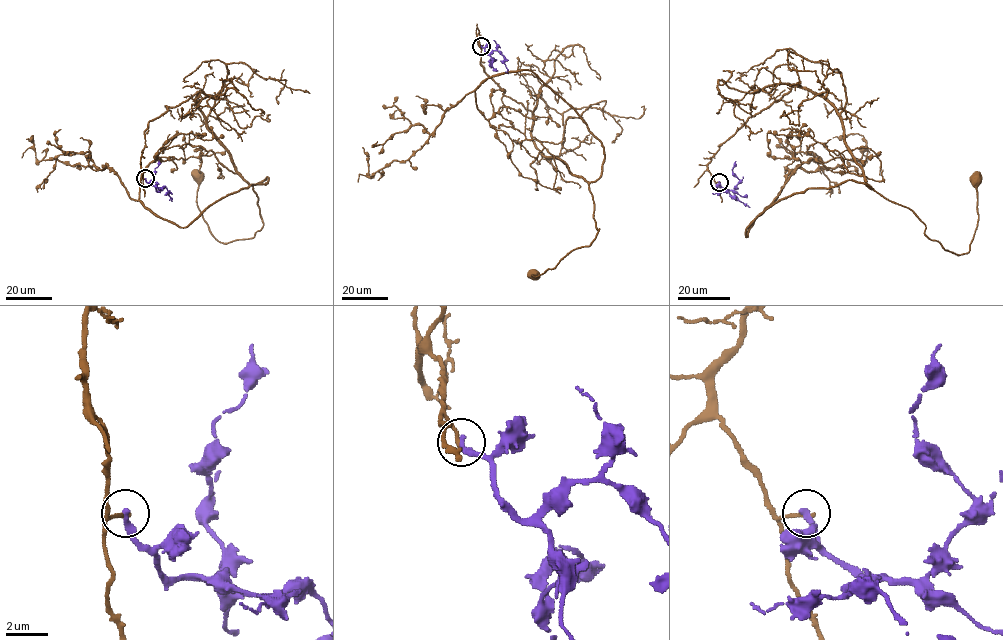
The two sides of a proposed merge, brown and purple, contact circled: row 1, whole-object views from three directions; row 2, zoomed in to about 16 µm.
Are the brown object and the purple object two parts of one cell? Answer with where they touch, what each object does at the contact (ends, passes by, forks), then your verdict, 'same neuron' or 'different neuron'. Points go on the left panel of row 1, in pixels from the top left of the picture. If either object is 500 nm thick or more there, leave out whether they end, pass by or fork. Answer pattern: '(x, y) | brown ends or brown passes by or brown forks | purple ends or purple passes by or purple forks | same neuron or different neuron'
(145, 178) | brown ends | purple ends | different neuron

